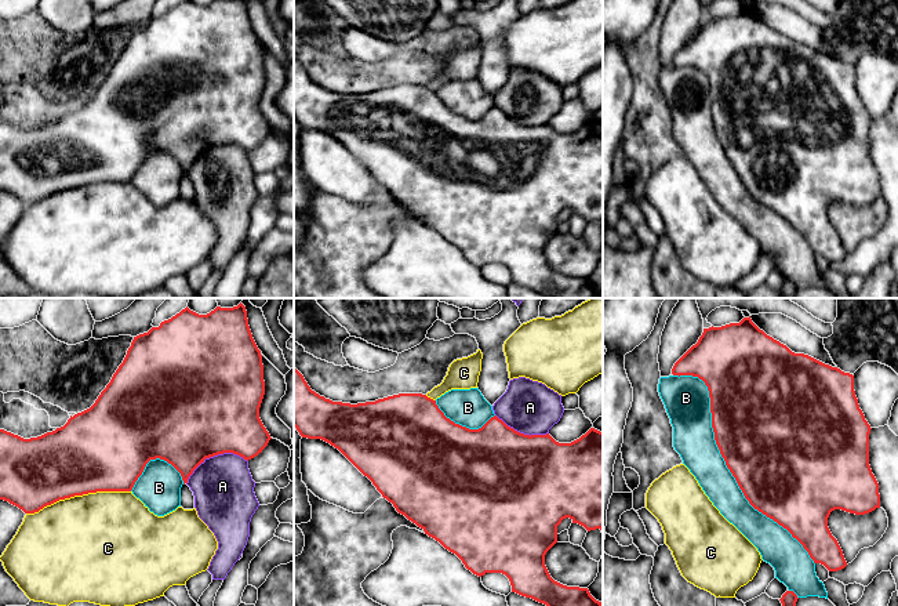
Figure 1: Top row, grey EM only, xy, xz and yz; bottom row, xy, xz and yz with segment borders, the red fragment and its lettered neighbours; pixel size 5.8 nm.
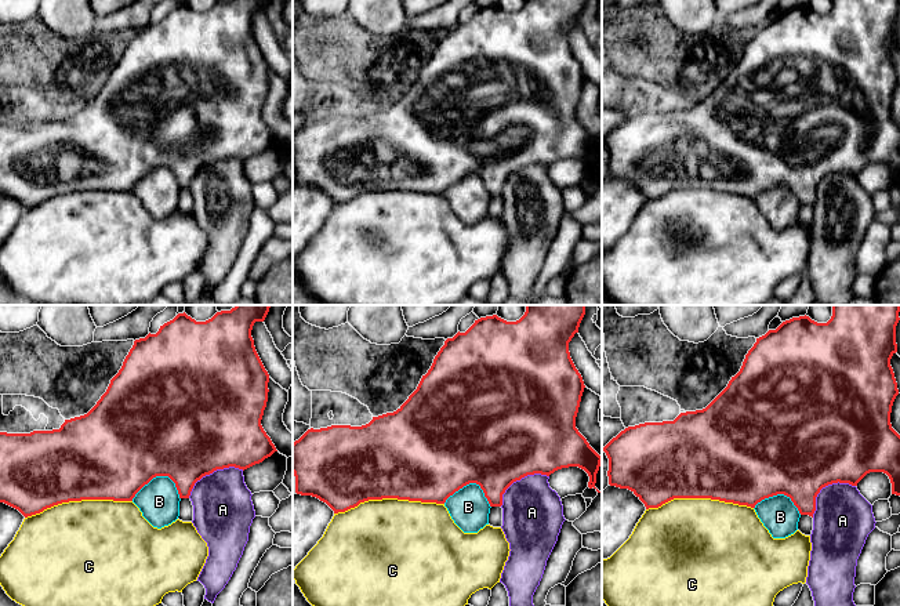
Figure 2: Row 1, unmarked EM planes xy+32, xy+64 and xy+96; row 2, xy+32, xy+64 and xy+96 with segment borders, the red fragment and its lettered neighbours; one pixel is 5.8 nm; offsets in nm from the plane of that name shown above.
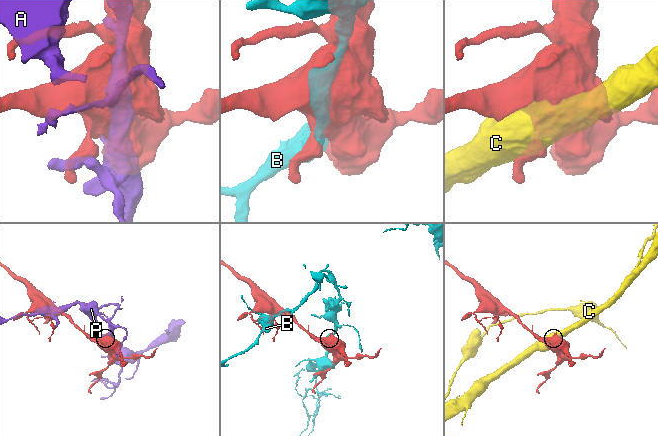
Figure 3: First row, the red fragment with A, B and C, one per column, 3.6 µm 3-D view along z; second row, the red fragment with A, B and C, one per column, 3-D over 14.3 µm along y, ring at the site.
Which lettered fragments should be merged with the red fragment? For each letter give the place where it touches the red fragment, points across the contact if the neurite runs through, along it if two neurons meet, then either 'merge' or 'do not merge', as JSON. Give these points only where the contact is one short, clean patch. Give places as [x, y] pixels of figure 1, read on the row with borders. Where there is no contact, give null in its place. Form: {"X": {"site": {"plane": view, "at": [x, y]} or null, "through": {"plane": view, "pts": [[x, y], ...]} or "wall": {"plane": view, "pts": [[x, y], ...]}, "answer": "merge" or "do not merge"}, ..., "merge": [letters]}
{"A": {"site": {"plane": "xy", "at": [214, 454]}, "answer": "do not merge"}, "B": {"site": {"plane": "yz", "at": [726, 463]}, "answer": "do not merge"}, "C": {"site": {"plane": "xy", "at": [77, 494]}, "answer": "do not merge"}, "merge": []}

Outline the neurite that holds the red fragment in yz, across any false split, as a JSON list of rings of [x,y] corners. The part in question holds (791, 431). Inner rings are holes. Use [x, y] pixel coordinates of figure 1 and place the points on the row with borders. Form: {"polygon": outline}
{"polygon": [[[744,317],[739,323],[730,323],[721,327],[704,329],[698,342],[692,345],[673,366],[673,375],[692,375],[705,382],[710,398],[712,428],[715,440],[726,461],[727,468],[735,478],[739,489],[749,504],[786,529],[808,552],[814,563],[824,565],[829,571],[837,571],[847,566],[843,551],[837,540],[832,536],[828,527],[828,518],[832,511],[841,509],[855,515],[865,515],[876,508],[880,508],[879,483],[872,473],[869,465],[869,433],[870,425],[865,420],[859,409],[858,399],[854,391],[854,375],[844,373],[837,367],[825,364],[808,355],[795,353],[786,345],[767,335],[749,317]]]}

